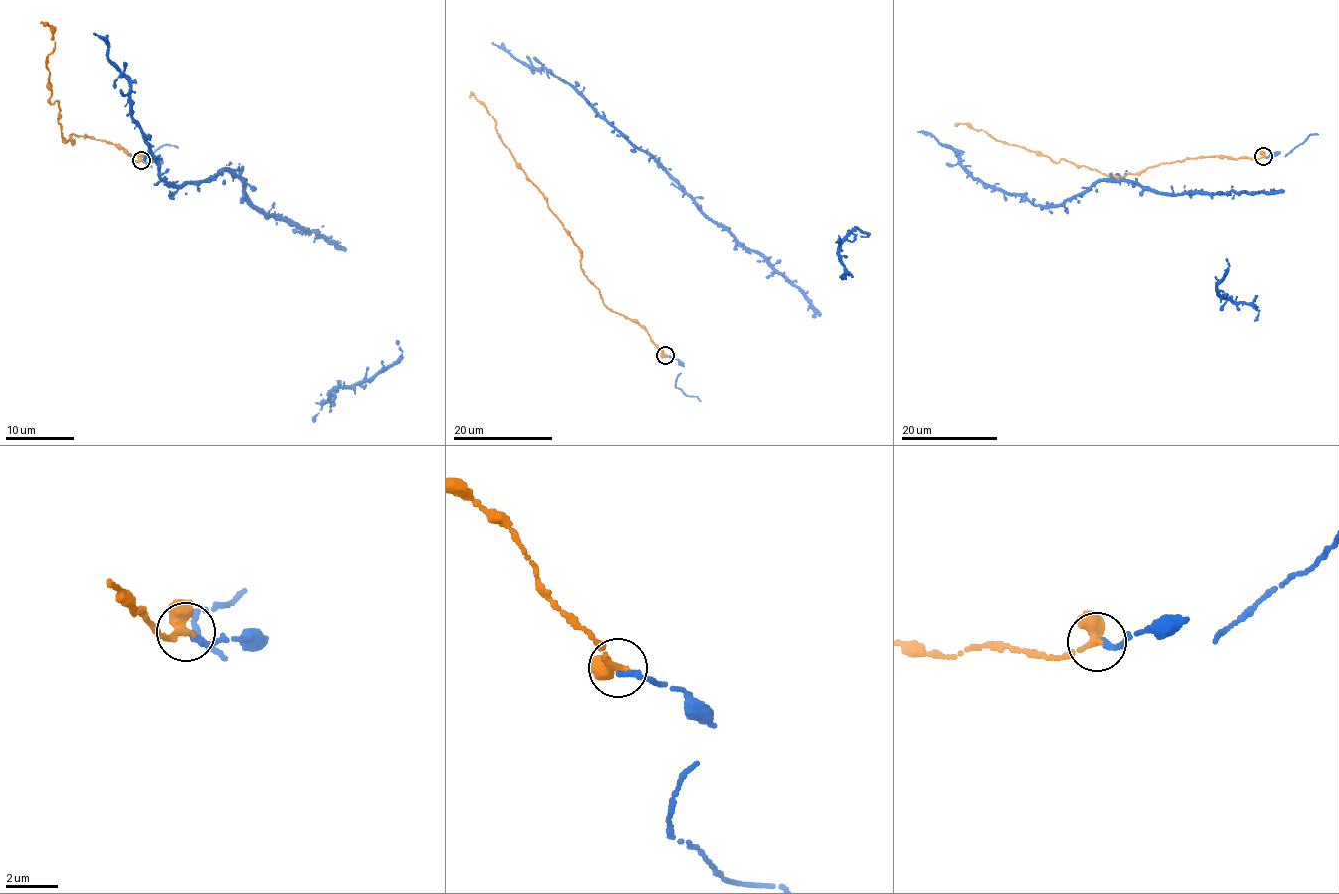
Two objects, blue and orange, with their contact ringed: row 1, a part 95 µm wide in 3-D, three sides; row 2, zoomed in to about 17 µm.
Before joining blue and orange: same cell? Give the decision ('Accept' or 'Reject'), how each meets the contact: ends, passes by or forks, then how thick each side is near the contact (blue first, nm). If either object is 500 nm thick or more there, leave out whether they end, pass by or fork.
Accept. At the ring blue ends. At the ring orange passes by. Thickness 280 nm (blue) against 340 nm

